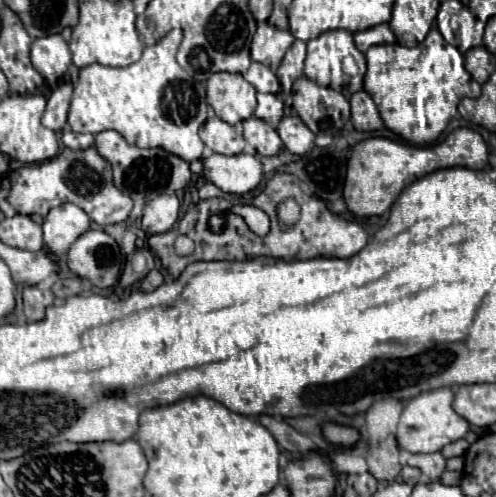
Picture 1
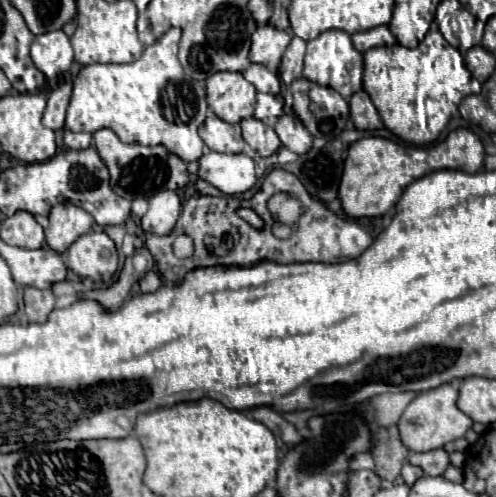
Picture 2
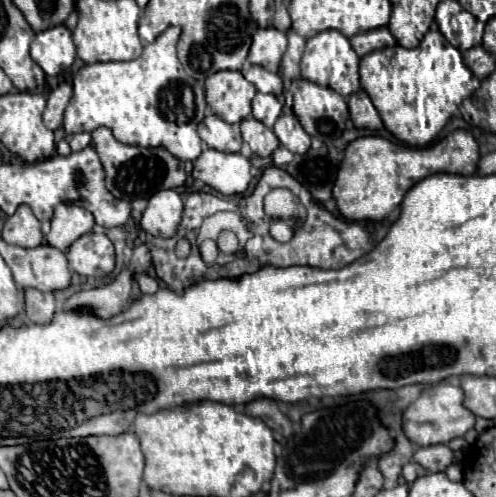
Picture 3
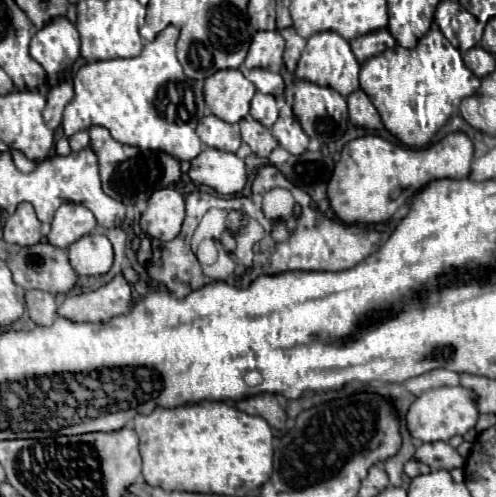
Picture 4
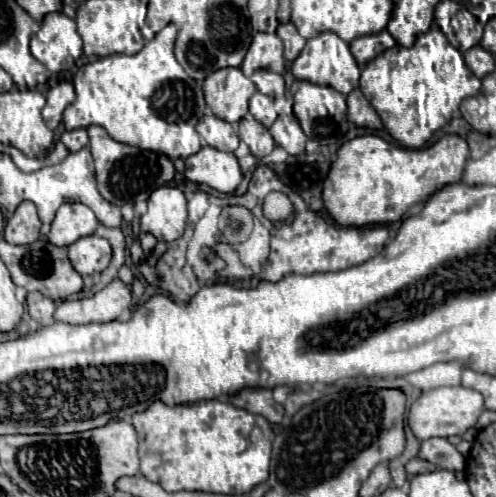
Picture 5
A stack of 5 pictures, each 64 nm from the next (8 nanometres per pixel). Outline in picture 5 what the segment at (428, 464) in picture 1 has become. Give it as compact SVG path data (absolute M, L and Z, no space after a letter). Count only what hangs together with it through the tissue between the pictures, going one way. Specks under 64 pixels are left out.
M428 438L420 446L420 458L436 464L438 468L452 470L452 472L464 472L466 470L466 456L462 456L448 438Z

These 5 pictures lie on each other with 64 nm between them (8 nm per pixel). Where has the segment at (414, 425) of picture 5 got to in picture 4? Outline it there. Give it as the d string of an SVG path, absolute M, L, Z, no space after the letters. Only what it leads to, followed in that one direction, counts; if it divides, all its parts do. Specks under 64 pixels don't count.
M442 386L442 388L434 388L434 390L420 394L412 402L412 406L406 414L406 424L408 424L412 438L418 442L436 442L436 440L450 440L456 434L464 436L470 428L474 428L474 424L480 416L476 398L478 396L464 386L454 386L454 388Z

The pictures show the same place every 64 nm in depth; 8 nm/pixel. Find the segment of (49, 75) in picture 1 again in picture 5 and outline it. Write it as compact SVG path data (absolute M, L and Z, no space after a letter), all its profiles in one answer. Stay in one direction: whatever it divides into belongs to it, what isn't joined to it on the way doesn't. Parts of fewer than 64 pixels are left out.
M62 12L44 16L40 30L30 40L30 52L52 72L72 68L72 60L76 62L82 54L76 22Z

